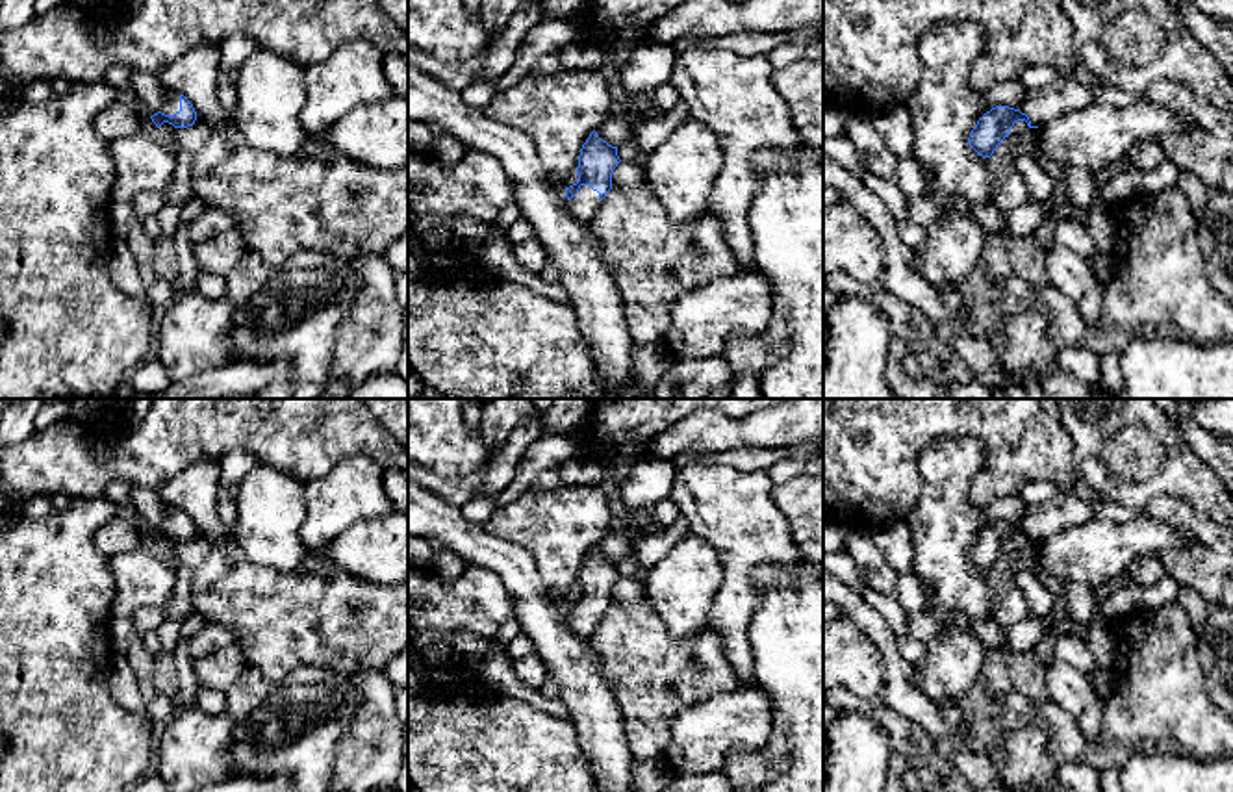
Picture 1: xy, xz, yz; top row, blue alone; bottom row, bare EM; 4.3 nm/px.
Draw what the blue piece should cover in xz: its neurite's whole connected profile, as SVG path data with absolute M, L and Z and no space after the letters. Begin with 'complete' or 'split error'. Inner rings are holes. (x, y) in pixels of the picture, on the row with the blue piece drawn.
split error; M593 130L580 148L578 182L566 187L571 213L580 223L591 223L601 200L612 189L612 172L619 163L617 147L603 141Z

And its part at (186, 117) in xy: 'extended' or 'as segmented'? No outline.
extended

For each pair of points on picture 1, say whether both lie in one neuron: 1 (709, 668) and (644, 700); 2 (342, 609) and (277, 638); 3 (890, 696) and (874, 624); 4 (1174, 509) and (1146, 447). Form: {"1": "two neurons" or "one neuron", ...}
{"1": "one neuron", "2": "one neuron", "3": "one neuron", "4": "two neurons"}

